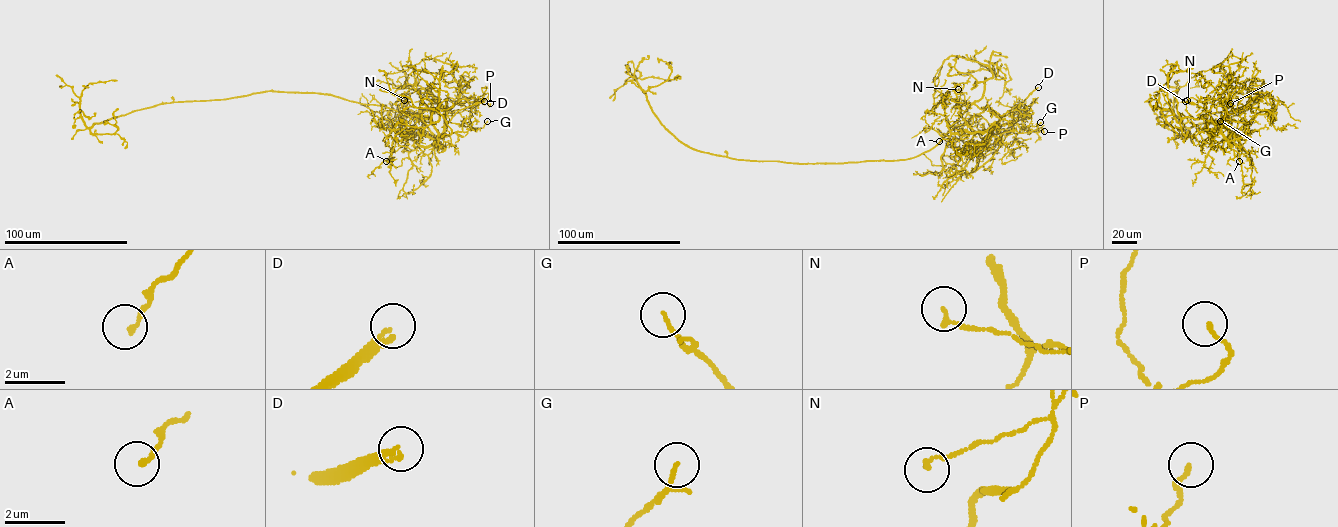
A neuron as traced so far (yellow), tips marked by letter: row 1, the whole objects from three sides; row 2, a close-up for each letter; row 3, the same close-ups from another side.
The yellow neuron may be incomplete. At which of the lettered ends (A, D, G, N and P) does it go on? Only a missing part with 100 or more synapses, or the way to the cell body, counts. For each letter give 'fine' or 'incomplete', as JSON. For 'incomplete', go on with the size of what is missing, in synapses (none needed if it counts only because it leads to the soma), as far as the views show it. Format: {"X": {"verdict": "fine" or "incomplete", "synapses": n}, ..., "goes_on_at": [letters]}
{"A": {"verdict": "fine"}, "D": {"verdict": "incomplete"}, "G": {"verdict": "fine"}, "N": {"verdict": "fine"}, "P": {"verdict": "fine"}, "goes_on_at": ["D"]}

